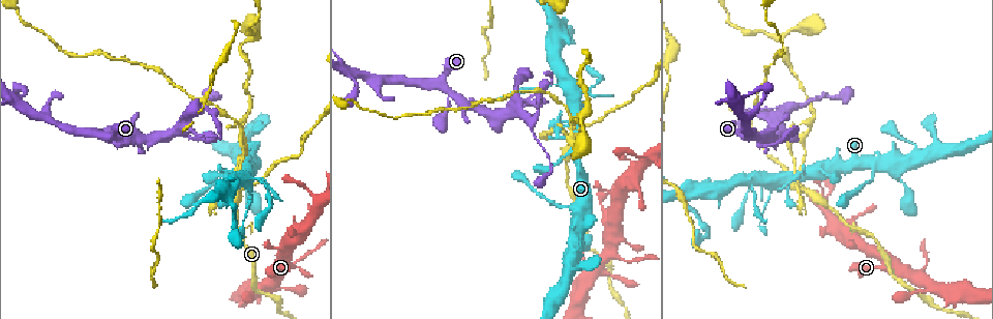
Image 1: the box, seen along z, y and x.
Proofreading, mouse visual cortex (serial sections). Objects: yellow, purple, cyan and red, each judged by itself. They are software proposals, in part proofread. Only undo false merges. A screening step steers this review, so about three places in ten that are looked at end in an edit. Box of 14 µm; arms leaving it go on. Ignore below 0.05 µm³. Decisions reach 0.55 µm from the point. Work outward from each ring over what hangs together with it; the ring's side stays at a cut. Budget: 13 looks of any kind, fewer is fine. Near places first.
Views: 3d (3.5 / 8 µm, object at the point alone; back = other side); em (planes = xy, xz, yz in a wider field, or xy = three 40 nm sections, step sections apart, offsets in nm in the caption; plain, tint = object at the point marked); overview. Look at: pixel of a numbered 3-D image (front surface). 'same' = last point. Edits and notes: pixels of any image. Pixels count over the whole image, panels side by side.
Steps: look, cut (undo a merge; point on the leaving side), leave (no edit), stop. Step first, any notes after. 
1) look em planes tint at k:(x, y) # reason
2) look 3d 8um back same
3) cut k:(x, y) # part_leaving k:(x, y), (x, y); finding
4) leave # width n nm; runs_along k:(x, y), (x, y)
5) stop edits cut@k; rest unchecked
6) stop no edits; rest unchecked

look 3d 3.5um at 1:(800, 184)

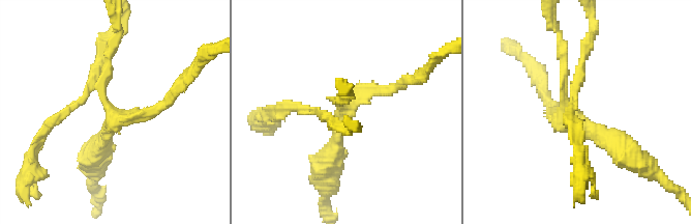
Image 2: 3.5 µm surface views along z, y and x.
look em xy step 2 plain at 2:(345, 109) # arms 3; arm_widths 150, 150, 300 nm; need the tissue

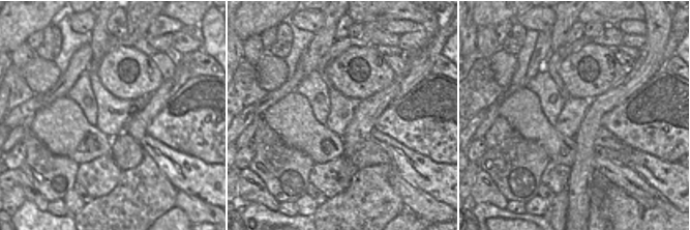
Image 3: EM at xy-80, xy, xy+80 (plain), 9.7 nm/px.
look em xy step 2 tint same

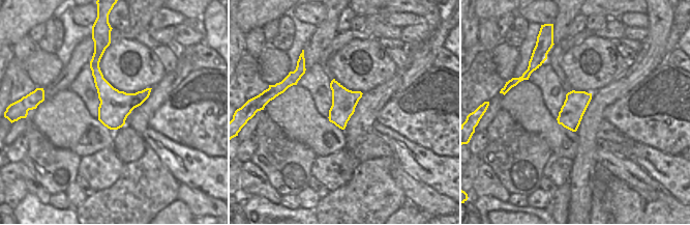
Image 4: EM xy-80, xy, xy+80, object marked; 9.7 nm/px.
leave # continuous, no second cell

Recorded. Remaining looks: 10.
look 3d 8um at 1:(572, 124)

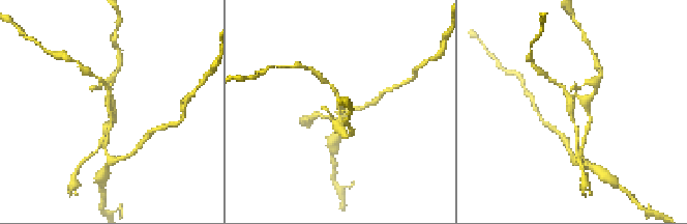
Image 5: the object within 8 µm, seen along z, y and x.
look 3d 3.5um at 5:(107, 102) # closer look

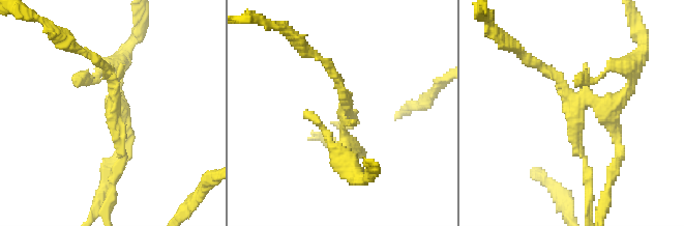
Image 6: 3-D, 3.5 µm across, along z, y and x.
cut 6:(622, 103) # part_leaving 6:(586, 104), (616, 104), (642, 44); two cells meet here

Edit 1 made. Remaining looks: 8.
look overview

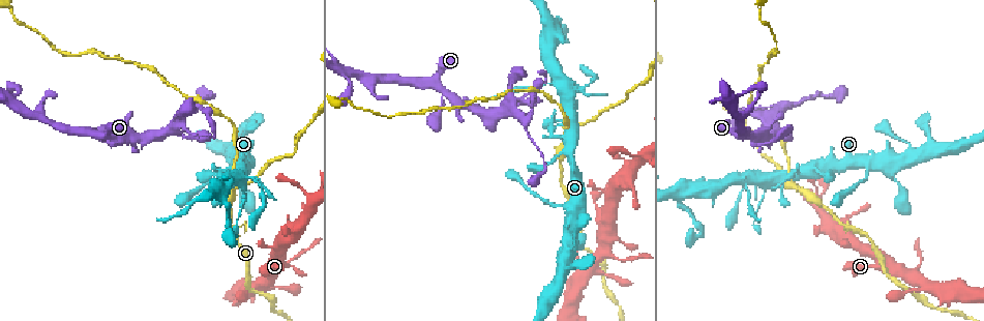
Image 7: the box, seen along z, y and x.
look 3d 3.5um back at 7:(758, 145) # three-way junction

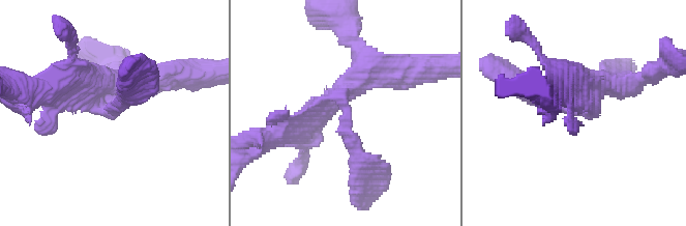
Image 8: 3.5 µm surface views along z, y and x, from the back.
leave # runs_along 8:(625, 86), (525, 92); all the same cell

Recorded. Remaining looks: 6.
look 3d 3.5um at 7:(523, 101) # branch point

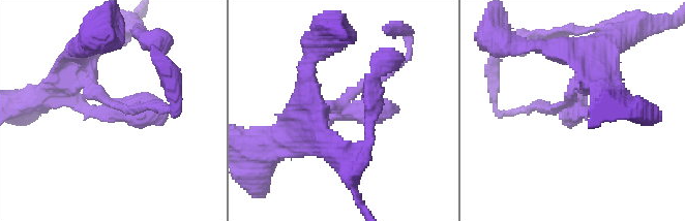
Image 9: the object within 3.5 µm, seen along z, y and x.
look em xy step 1 tint at 9:(109, 102)

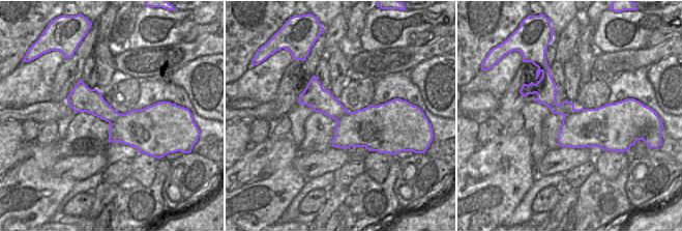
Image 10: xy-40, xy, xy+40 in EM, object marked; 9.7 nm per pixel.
leave # runs_along 9:(69, 74), (118, 109), (166, 116); one cell here

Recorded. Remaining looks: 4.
look 3d 8um at 7:(745, 183) # thin neck

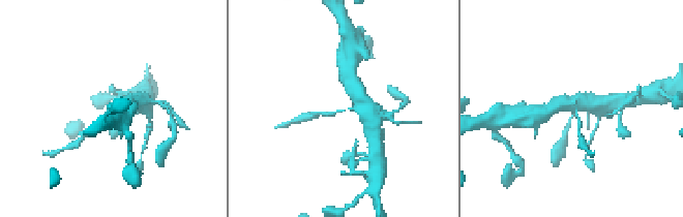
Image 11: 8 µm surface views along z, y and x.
look em xy step 1 tint at 11:(576, 112)

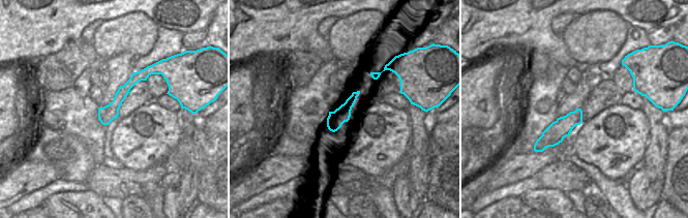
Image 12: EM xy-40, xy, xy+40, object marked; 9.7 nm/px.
cut 11:(332, 114) # arm_widths 150, 500 nm; two cells meet here

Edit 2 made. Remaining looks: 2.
stop edits cut@6, cut@11; rest unchecked

